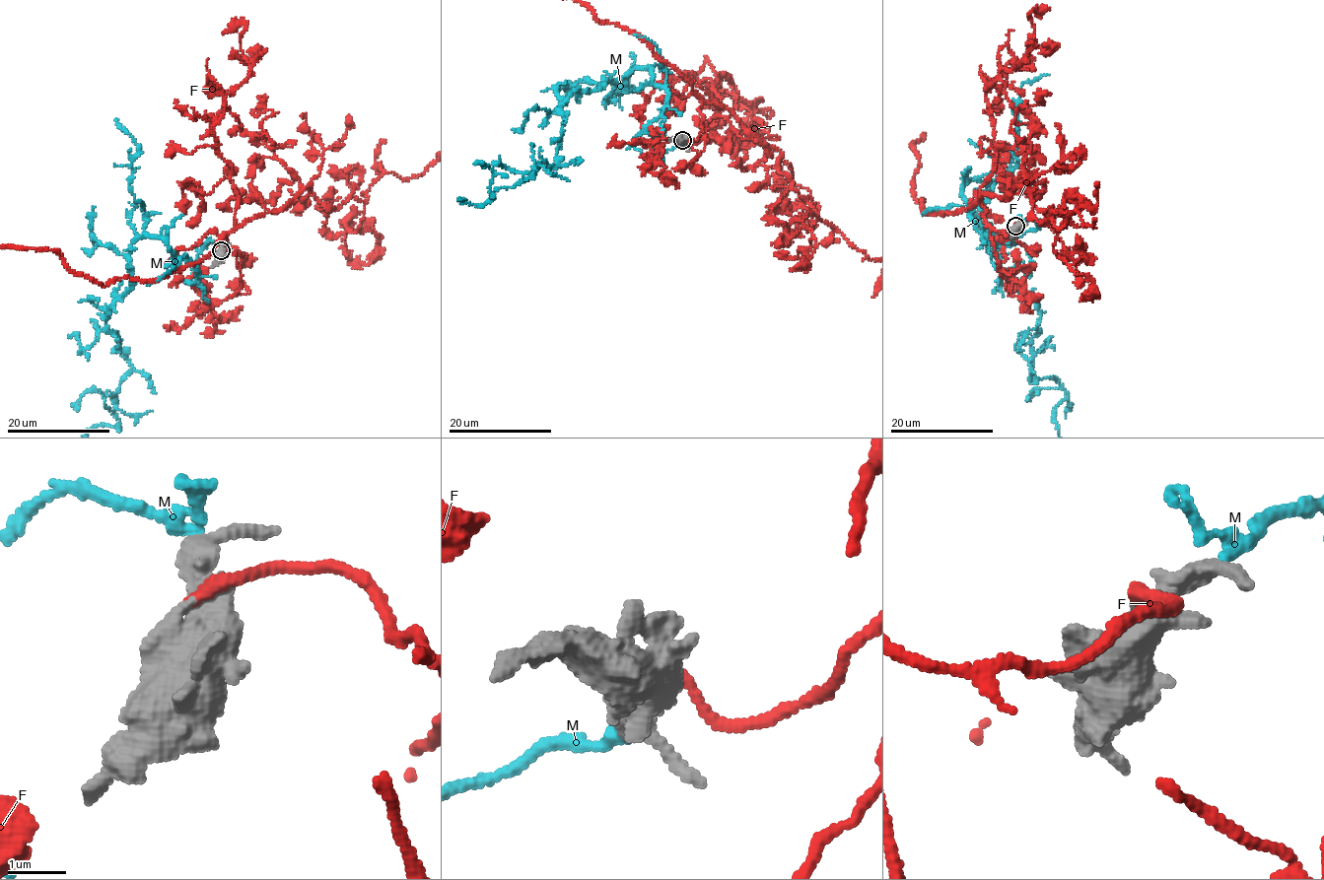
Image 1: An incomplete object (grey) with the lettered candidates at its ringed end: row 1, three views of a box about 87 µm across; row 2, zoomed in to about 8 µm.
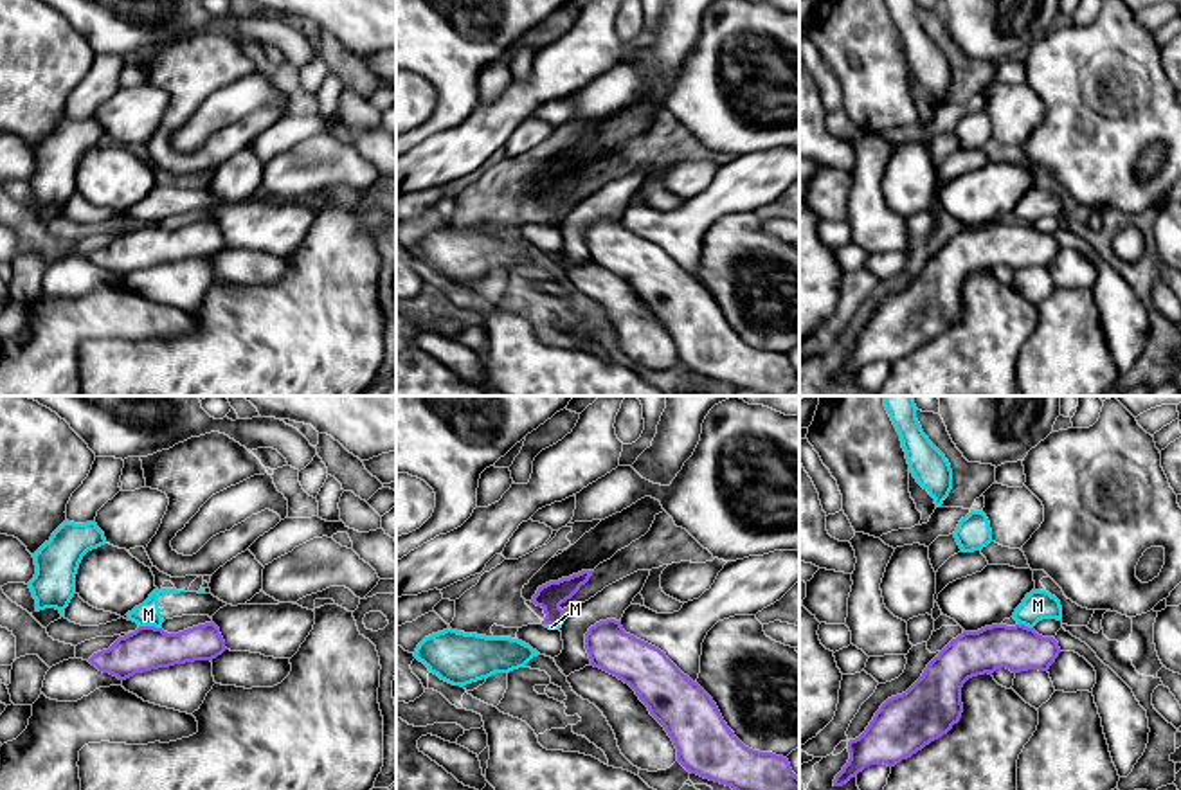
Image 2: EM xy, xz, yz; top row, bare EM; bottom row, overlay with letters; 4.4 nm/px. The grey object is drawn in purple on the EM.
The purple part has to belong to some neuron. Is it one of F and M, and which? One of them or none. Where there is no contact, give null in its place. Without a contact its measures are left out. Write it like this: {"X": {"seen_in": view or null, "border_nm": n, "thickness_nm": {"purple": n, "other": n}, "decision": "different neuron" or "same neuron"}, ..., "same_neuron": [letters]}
{"F": {"seen_in": null, "decision": "same neuron"}, "M": {"seen_in": "xy", "border_nm": 100, "thickness_nm": {"purple": 200, "other": 110}, "decision": "different neuron"}, "same_neuron": ["F"]}

